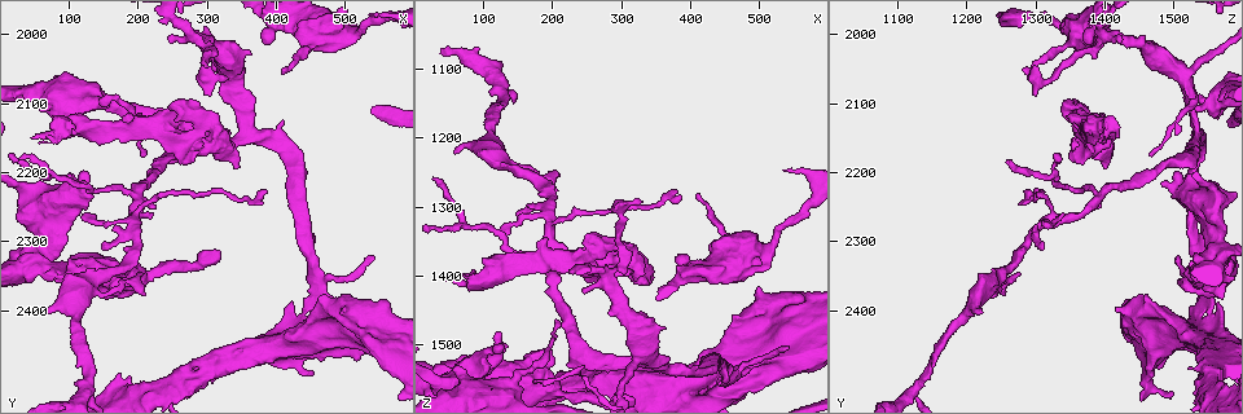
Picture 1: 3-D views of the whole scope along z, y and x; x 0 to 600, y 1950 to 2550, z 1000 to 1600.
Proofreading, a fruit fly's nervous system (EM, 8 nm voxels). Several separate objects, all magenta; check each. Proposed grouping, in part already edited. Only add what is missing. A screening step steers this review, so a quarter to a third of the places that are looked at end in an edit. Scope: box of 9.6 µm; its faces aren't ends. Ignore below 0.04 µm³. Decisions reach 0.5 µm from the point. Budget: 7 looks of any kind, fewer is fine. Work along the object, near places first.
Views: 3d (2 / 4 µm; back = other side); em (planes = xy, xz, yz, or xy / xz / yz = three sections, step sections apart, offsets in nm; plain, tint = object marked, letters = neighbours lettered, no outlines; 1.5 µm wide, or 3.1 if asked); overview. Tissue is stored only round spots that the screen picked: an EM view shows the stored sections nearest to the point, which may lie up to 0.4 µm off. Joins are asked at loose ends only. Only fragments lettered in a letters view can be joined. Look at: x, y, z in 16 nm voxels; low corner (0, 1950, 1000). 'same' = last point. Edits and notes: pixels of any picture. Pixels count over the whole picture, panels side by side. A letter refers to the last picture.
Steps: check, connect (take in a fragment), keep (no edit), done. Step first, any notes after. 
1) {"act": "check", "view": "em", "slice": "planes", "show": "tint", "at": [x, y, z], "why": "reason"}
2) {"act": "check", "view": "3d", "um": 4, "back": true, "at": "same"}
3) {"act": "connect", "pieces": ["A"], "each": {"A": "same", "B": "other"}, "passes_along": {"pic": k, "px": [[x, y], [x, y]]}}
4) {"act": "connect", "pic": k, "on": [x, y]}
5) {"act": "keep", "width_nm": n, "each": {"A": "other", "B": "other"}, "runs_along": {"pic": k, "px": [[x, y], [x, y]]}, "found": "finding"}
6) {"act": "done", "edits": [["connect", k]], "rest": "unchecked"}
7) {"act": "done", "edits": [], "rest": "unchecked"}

{"act": "check", "view": "3d", "um": 2, "at": [250, 2010, 1420], "why": "branch stops here"}

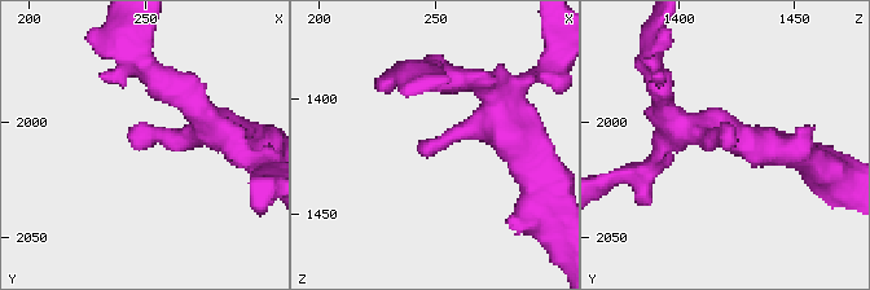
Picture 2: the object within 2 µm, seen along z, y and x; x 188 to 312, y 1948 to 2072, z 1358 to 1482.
{"act": "check", "view": "em", "slice": "planes", "show": "letters", "at": [244, 2012, 1422], "why": "shape alone is not enough"}

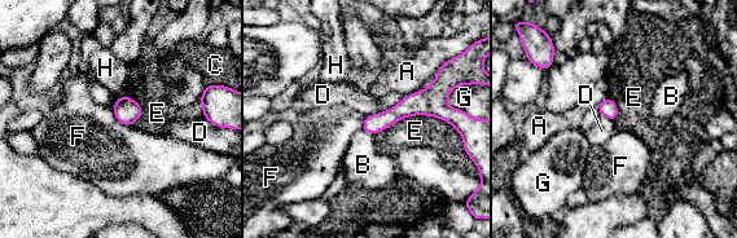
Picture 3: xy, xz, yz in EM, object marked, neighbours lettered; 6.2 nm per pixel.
{"act": "keep", "each": {"A": "other", "B": "other", "C": "other", "D": "other", "E": "other", "F": "other", "G": "other", "H": "other"}, "found": "none of them fits"}

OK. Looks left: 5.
{"act": "check", "view": "em", "slice": "yz", "step": 8, "show": "tint", "at": [95, 2205, 1520], "why": "an open end"}

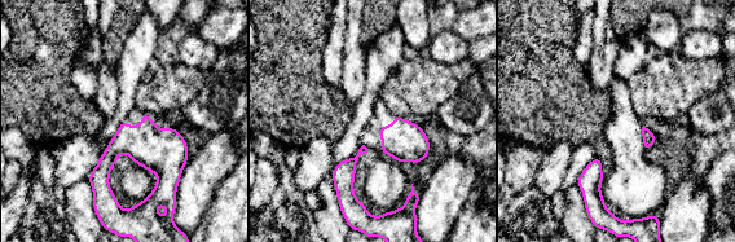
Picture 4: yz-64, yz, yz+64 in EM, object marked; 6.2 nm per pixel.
{"act": "check", "view": "em", "slice": "planes", "show": "letters", "at": "same"}

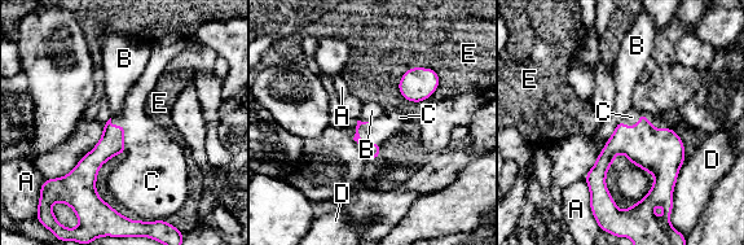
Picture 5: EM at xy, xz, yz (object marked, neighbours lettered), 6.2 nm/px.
{"act": "connect", "pieces": ["C"], "each": {"A": "other", "B": "other", "C": "same", "D": "other", "E": "other"}, "found": "the cell continues"}

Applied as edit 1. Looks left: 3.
{"act": "check", "view": "overview"}

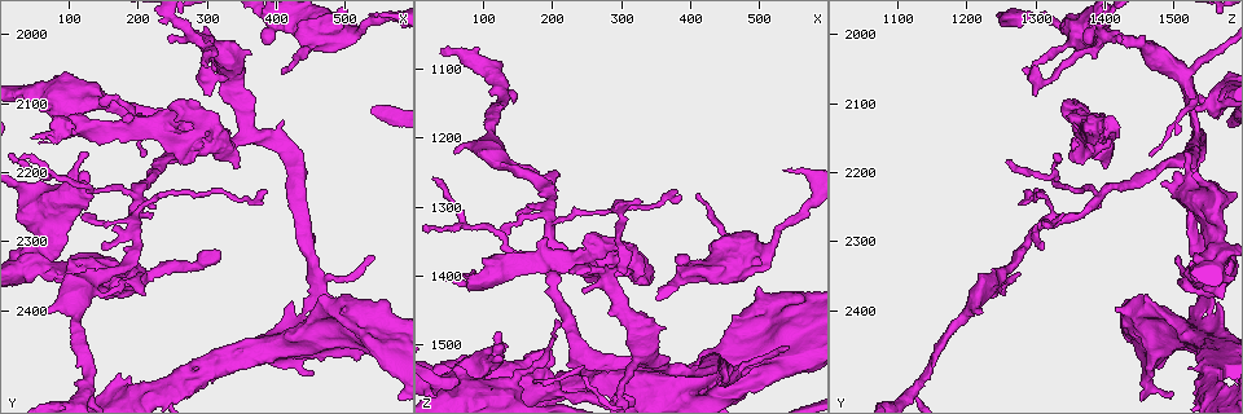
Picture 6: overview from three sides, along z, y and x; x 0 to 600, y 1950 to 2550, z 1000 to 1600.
{"act": "check", "view": "em", "slice": "xz", "step": 4, "show": "letters", "at": [45, 2155, 1410], "why": "thick end"}

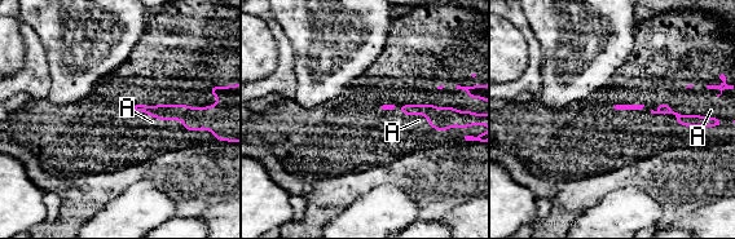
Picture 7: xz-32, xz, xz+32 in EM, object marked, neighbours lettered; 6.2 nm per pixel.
{"act": "connect", "pieces": ["A"], "each": {"A": "same"}, "passes_along": {"pic": 7, "px": [[687, 120], [677, 113], [646, 111]]}, "found": "it goes on there"}

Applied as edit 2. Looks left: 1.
{"act": "done", "edits": [["connect", 5], ["connect", 7]], "rest": "unchecked"}

